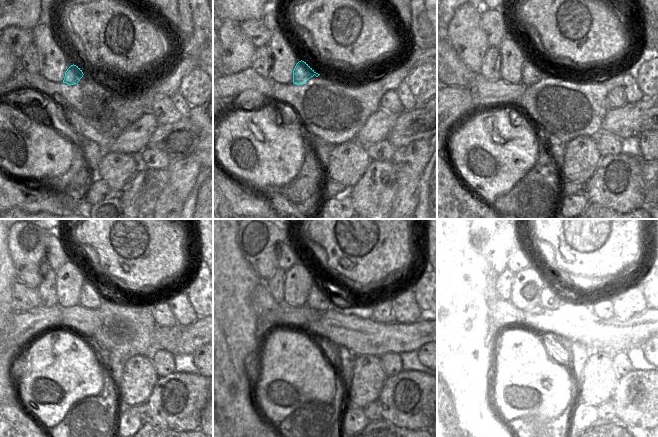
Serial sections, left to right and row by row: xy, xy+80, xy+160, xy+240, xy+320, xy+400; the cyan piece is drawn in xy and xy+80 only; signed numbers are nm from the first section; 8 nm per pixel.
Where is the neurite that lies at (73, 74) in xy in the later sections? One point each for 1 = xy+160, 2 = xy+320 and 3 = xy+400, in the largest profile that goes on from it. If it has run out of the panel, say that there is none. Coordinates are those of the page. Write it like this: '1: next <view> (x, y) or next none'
1: next xy+160 (532, 72)
2: next xy+320 (319, 299)
3: next xy+400 (550, 299)

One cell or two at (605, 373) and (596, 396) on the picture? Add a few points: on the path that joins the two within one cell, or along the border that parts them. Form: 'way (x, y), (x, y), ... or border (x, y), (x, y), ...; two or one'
way (600, 379), (596, 390); one

